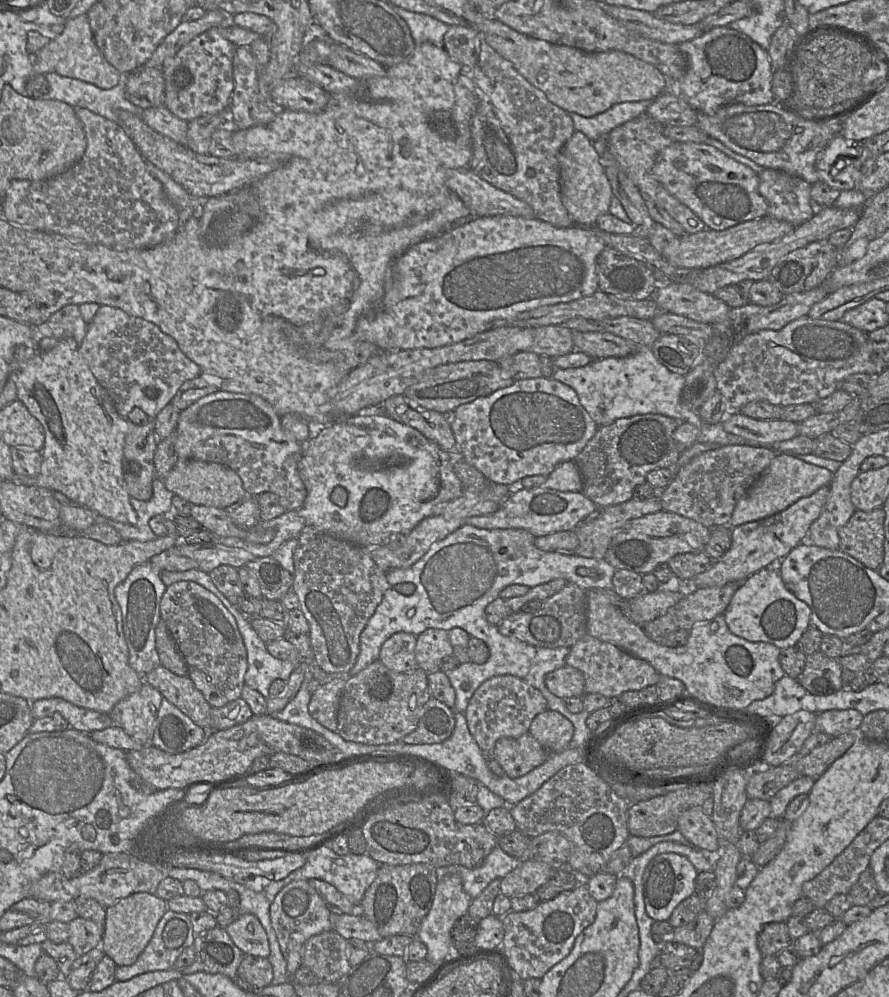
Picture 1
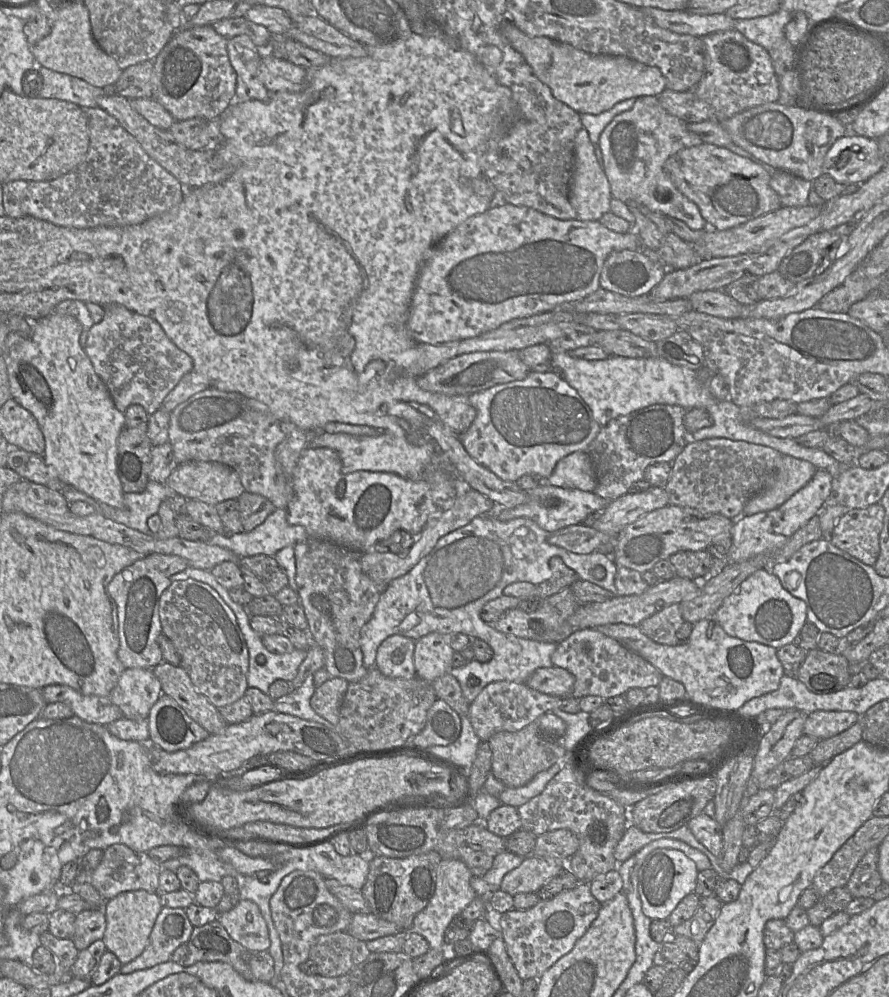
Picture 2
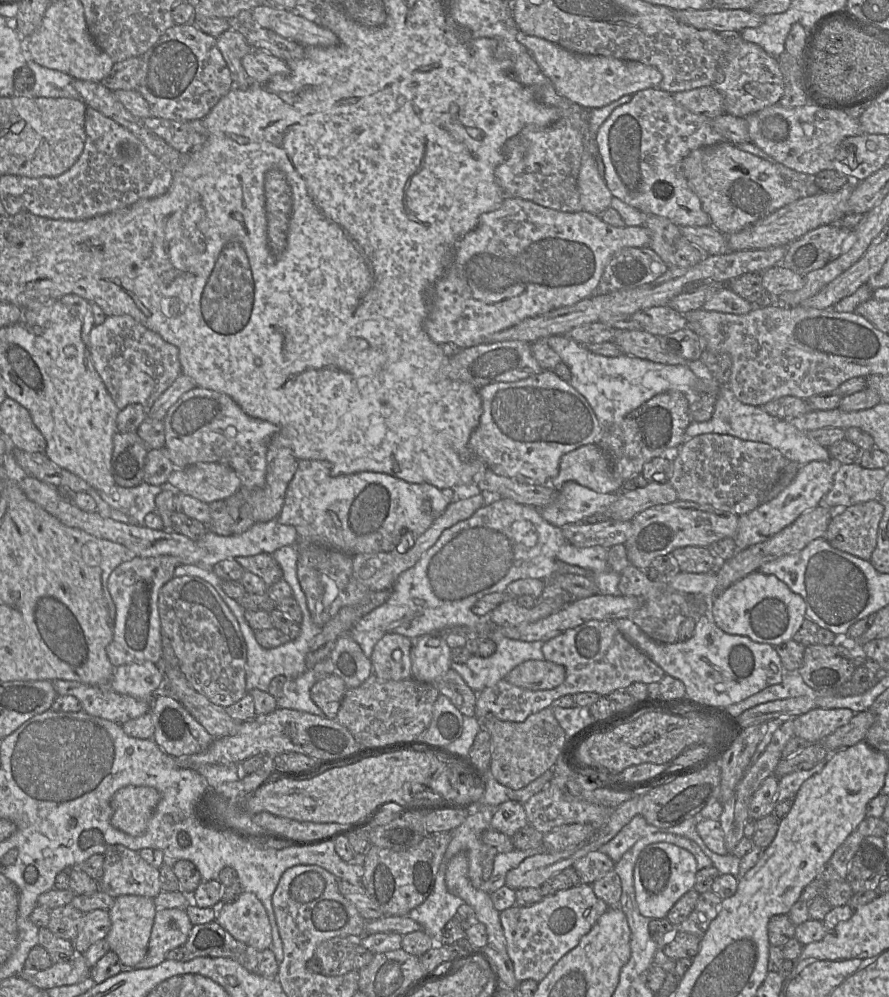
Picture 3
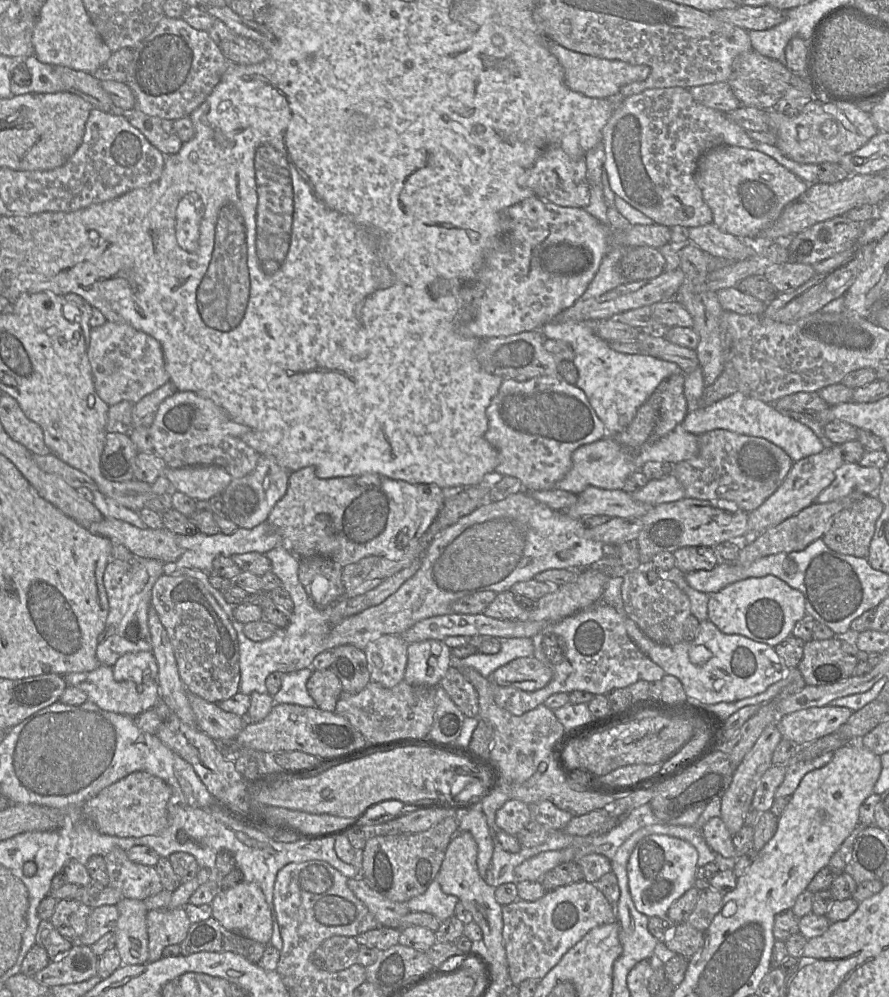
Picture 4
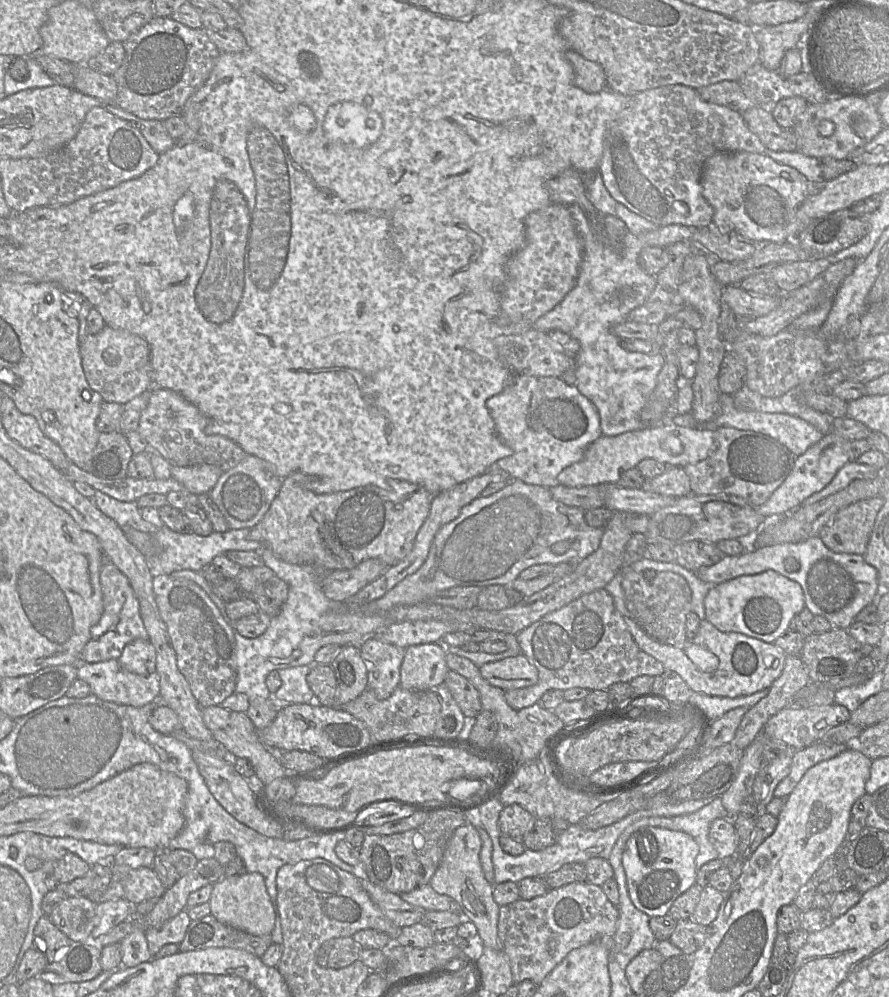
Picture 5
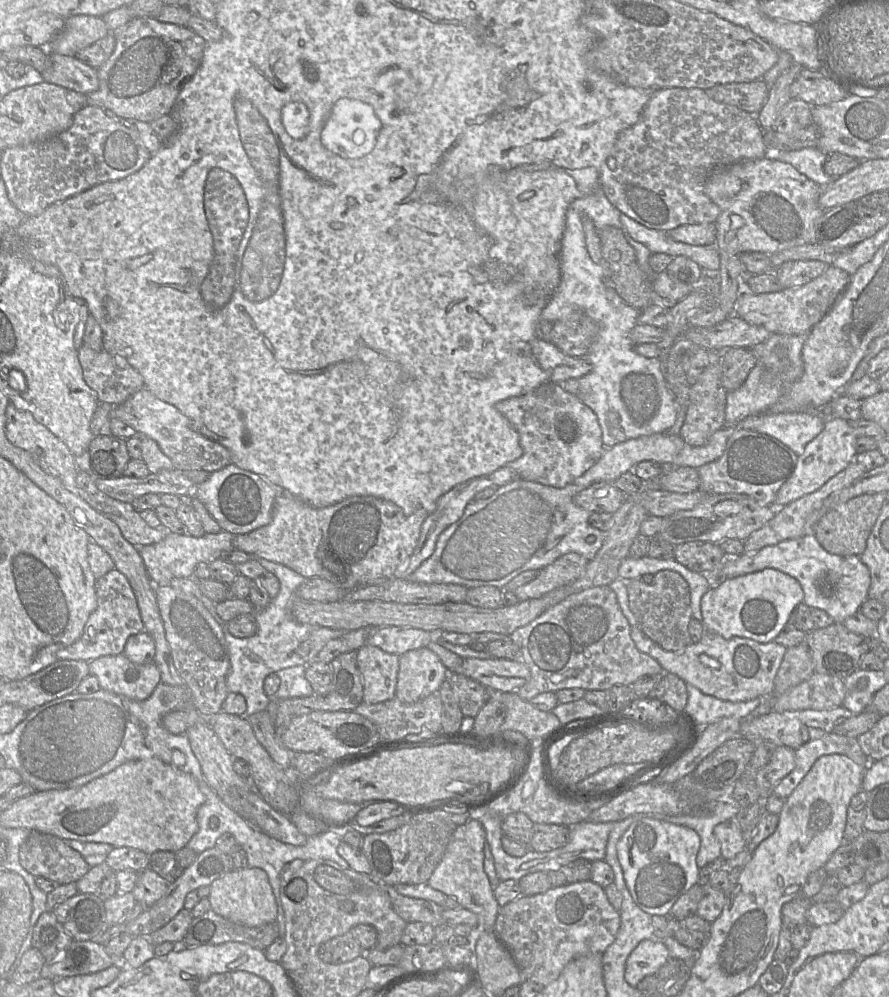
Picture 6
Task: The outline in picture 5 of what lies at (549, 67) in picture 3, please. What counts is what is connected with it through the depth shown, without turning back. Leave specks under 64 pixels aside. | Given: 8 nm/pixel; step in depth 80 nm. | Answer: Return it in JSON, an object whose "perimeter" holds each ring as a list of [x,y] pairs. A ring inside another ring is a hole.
{"perimeter":[[[570,49],[566,52],[566,58],[574,69],[575,85],[583,92],[592,94],[607,88],[605,72],[600,65]]]}

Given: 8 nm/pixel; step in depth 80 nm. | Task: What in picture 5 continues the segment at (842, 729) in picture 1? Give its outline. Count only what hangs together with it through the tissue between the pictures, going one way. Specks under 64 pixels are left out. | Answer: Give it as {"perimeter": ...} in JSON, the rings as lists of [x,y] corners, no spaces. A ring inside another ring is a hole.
{"perimeter":[[[834,703],[808,708],[787,706],[767,721],[762,735],[770,739],[782,740],[799,750],[818,742],[831,728],[849,721],[850,716],[851,712],[845,706]]]}

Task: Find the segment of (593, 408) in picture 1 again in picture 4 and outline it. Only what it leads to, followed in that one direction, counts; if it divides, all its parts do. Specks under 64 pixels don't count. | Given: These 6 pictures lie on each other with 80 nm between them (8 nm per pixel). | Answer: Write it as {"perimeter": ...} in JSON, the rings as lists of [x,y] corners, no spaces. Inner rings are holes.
{"perimeter":[[[599,321],[549,322],[539,331],[545,339],[561,340],[572,347],[575,353],[572,362],[578,371],[575,385],[584,391],[603,422],[606,437],[614,437],[631,423],[638,408],[648,400],[664,379],[682,371],[677,364],[650,355],[624,354],[612,350],[608,342],[595,333],[596,322]]]}

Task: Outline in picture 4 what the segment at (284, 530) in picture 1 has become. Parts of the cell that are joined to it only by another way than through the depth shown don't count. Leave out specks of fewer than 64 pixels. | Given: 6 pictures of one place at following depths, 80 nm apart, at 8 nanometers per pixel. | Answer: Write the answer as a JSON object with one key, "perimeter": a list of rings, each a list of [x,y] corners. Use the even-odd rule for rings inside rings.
{"perimeter":[[[267,522],[261,523],[251,529],[238,528],[238,530],[231,535],[222,533],[206,535],[198,532],[193,536],[176,535],[176,538],[184,552],[174,564],[165,564],[167,571],[179,568],[191,568],[210,572],[214,559],[219,556],[231,558],[234,554],[244,554],[248,552],[257,552],[265,555],[273,548],[282,546],[280,534]]]}

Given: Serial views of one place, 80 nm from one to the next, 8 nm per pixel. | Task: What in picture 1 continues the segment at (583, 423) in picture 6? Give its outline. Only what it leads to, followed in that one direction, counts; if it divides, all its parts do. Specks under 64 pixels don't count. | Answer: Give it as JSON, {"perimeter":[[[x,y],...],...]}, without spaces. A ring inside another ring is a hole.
{"perimeter":[[[540,376],[537,378],[519,379],[510,385],[499,388],[486,396],[481,396],[472,402],[457,407],[447,415],[456,441],[462,451],[464,459],[482,472],[485,477],[495,483],[507,486],[518,486],[521,479],[528,476],[548,476],[557,465],[566,461],[574,461],[577,455],[583,450],[588,441],[594,436],[598,425],[593,421],[585,408],[580,404],[577,393],[570,386],[555,380],[553,377]]]}

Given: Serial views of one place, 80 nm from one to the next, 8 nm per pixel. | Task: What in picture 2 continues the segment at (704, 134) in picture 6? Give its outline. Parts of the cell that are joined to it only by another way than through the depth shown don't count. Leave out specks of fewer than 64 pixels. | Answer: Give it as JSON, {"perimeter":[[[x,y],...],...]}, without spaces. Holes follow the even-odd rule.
{"perimeter":[[[656,96],[636,98],[630,110],[615,116],[600,135],[598,144],[602,153],[603,169],[610,185],[611,195],[624,203],[636,202],[649,210],[665,217],[674,217],[684,222],[692,230],[708,229],[695,203],[685,197],[672,183],[664,169],[668,158],[680,150],[703,143],[699,136],[692,133],[687,123],[669,114],[660,105]]]}

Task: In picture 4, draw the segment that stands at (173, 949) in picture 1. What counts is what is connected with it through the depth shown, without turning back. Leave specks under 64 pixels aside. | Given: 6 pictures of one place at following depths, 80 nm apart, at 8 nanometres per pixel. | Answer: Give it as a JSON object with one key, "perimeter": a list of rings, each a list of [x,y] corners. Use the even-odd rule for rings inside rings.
{"perimeter":[[[184,908],[150,910],[146,922],[149,952],[147,963],[161,959],[165,947],[180,944],[191,925]]]}

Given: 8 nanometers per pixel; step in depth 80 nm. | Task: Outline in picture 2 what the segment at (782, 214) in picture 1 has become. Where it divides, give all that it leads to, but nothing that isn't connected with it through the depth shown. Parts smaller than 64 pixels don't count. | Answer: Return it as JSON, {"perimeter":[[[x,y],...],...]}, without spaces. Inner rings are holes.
{"perimeter":[[[785,170],[771,172],[770,186],[778,194],[781,207],[801,207],[809,204],[808,196],[813,182]]]}

